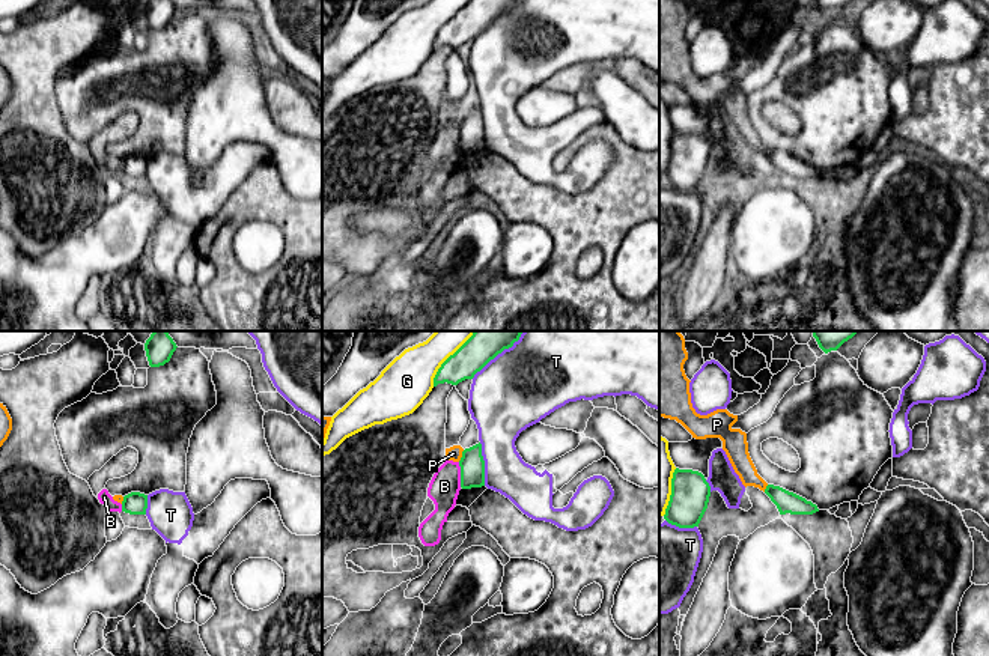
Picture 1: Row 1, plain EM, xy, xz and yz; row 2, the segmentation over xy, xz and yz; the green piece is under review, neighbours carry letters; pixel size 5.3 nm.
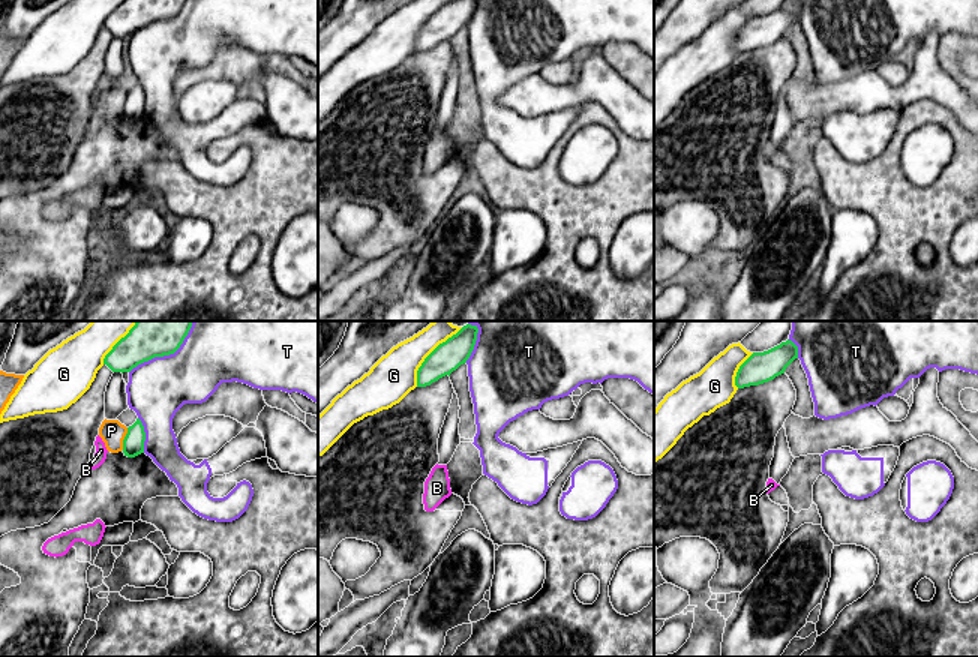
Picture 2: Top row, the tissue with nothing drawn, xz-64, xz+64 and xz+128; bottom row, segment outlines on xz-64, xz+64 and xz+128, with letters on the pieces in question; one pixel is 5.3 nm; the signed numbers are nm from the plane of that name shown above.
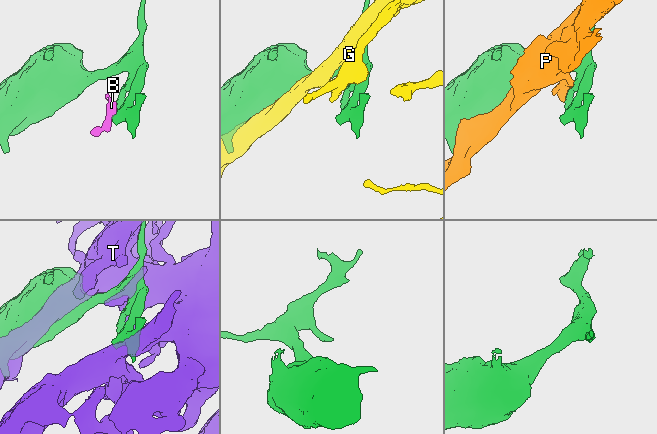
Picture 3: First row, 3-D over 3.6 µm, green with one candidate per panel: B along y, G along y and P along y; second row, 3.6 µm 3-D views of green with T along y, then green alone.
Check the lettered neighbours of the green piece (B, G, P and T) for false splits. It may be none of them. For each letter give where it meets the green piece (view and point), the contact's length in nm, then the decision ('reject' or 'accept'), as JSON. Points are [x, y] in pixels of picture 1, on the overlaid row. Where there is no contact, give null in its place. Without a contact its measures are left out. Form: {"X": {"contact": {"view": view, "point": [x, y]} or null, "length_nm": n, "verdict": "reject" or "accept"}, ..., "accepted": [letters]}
{"B": {"contact": {"view": "xz", "point": [461, 474]}, "length_nm": 140, "verdict": "reject"}, "G": {"contact": {"view": "xz", "point": [447, 358]}, "length_nm": 380, "verdict": "reject"}, "P": {"contact": {"view": "xz", "point": [462, 456]}, "length_nm": 70, "verdict": "reject"}, "T": {"contact": {"view": "xz", "point": [483, 464]}, "length_nm": 240, "verdict": "reject"}, "accepted": []}

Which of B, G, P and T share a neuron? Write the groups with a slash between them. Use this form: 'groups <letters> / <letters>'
groups B P / G / T

